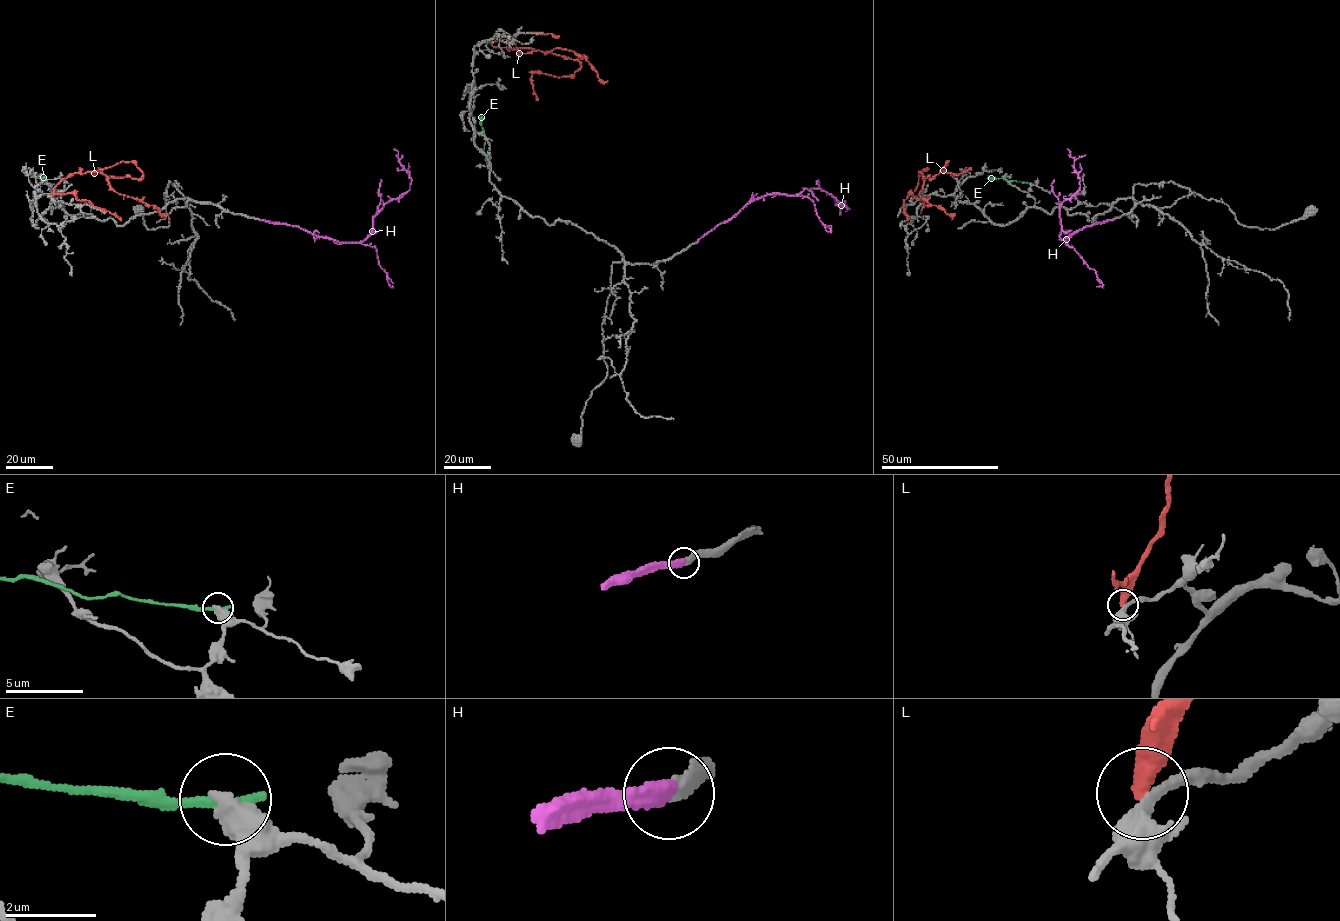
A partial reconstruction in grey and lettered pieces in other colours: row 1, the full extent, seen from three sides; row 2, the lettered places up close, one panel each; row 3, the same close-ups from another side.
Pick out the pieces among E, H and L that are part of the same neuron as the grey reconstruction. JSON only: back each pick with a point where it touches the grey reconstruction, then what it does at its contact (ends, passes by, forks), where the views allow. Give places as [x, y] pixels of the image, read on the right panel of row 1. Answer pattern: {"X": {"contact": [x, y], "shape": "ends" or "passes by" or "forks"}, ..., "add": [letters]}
{"H": {"contact": [1113, 219], "shape": "ends"}, "add": ["H"]}

